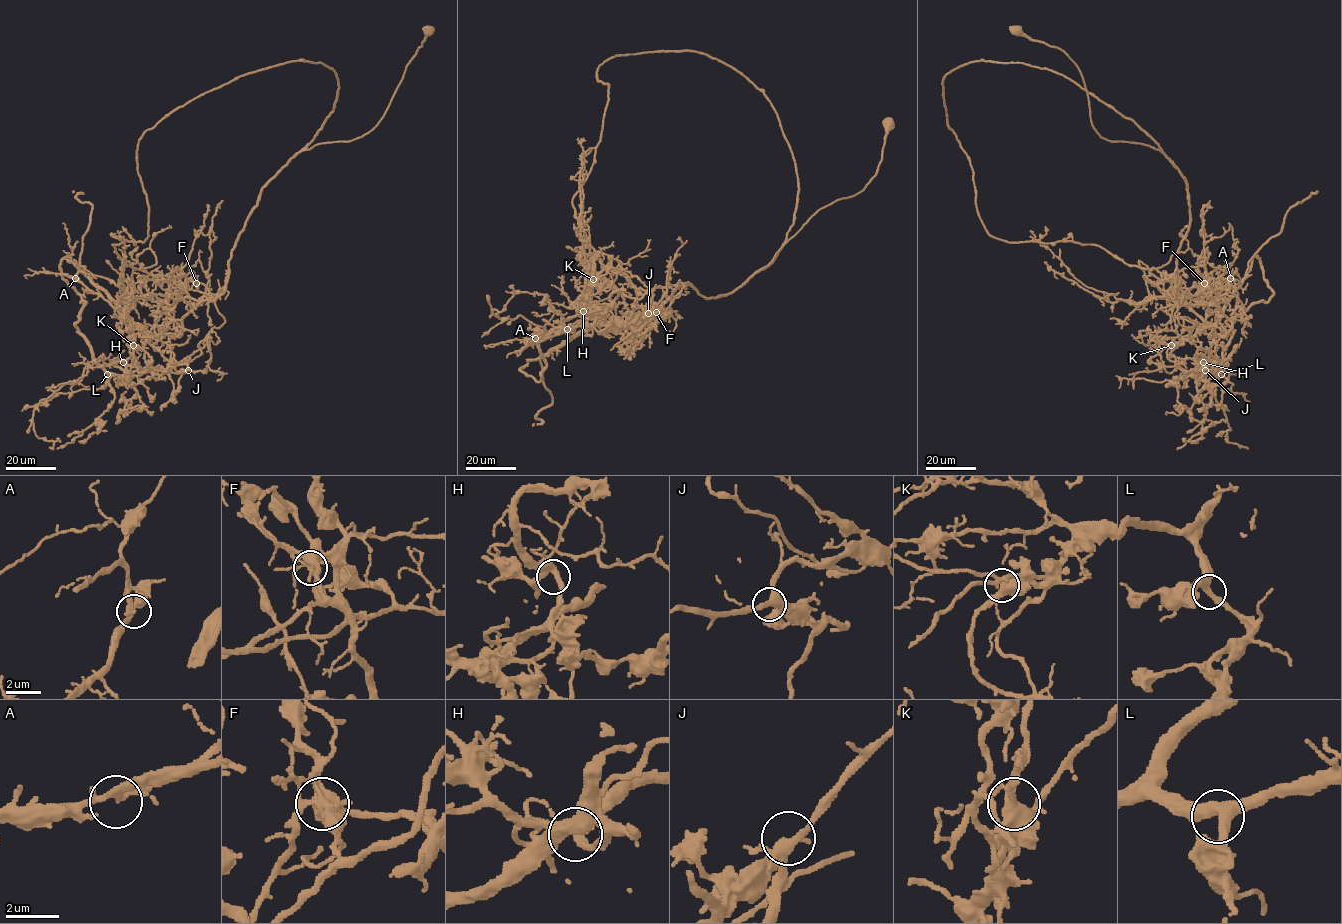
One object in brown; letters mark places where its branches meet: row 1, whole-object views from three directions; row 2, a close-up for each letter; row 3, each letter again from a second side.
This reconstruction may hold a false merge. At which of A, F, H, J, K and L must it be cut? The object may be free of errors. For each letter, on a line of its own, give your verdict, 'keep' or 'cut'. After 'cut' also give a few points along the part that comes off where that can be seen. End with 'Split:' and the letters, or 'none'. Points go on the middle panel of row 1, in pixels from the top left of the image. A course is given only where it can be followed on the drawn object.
A: keep
F: cut; foreign part runs (656, 313), (665, 314), (687, 283), (718, 297), (764, 269), (797, 205), (791, 150), (766, 95), (696, 52)
H: keep
J: keep
K: keep
L: keep
Split: F

